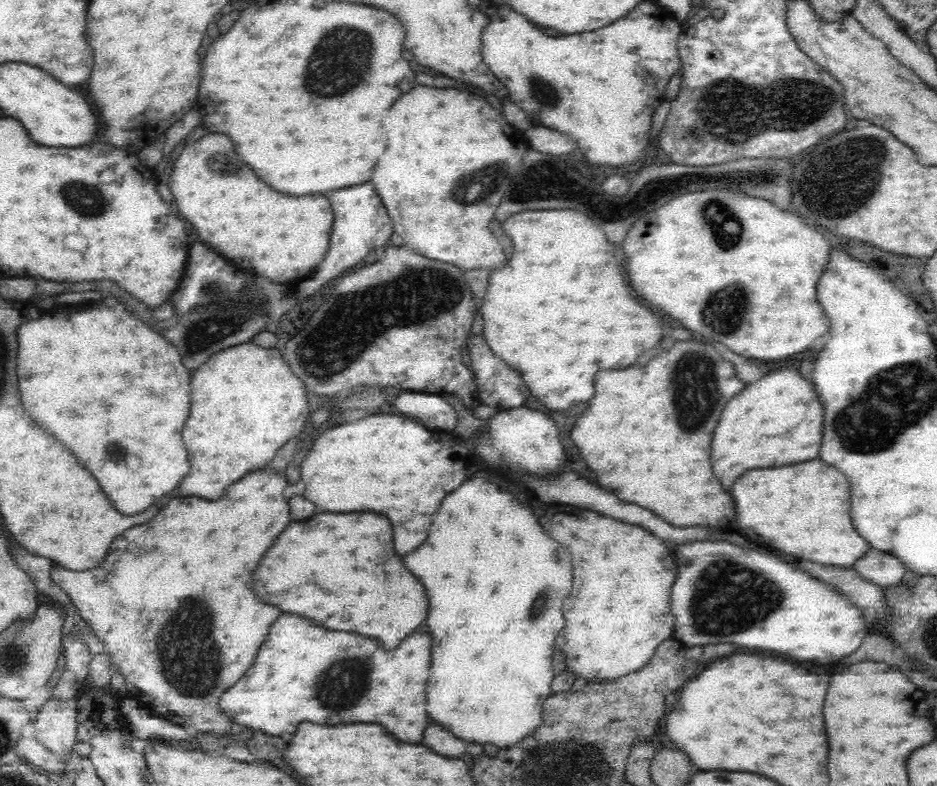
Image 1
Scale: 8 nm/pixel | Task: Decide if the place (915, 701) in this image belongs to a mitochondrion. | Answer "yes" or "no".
no

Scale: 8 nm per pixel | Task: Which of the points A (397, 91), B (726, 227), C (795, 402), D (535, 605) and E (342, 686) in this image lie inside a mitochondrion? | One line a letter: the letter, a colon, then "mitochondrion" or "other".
A: other
B: mitochondrion
C: other
D: mitochondrion
E: mitochondrion

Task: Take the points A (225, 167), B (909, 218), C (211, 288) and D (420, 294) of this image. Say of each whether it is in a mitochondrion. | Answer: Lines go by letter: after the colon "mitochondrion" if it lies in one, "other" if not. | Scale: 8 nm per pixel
A: mitochondrion
B: other
C: mitochondrion
D: mitochondrion

